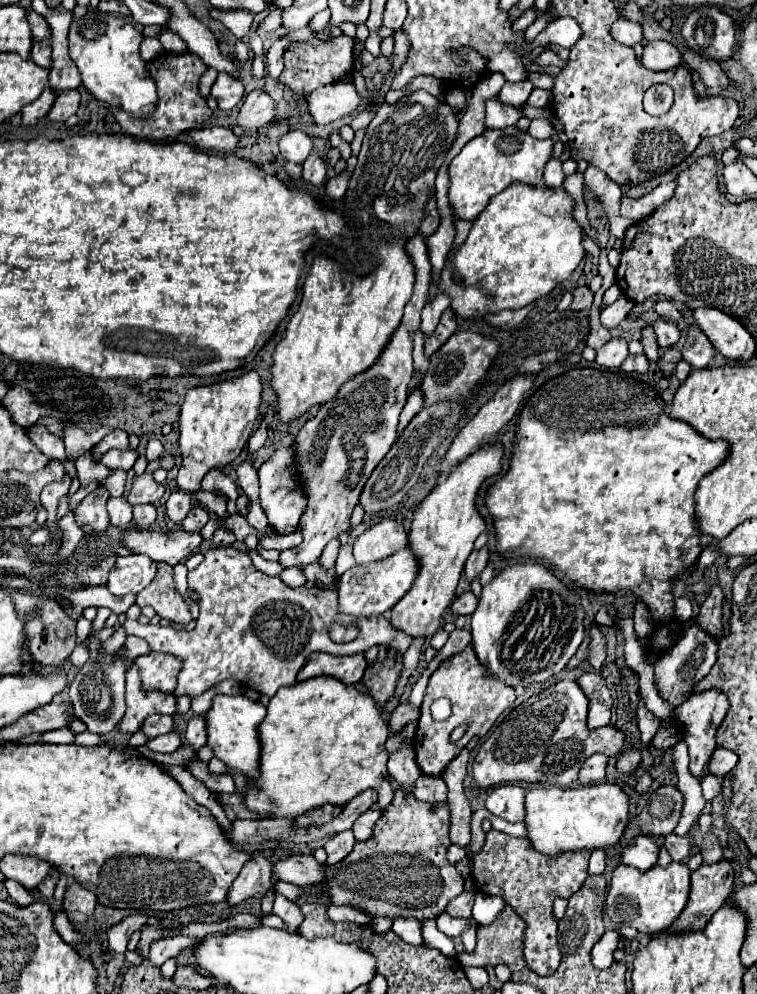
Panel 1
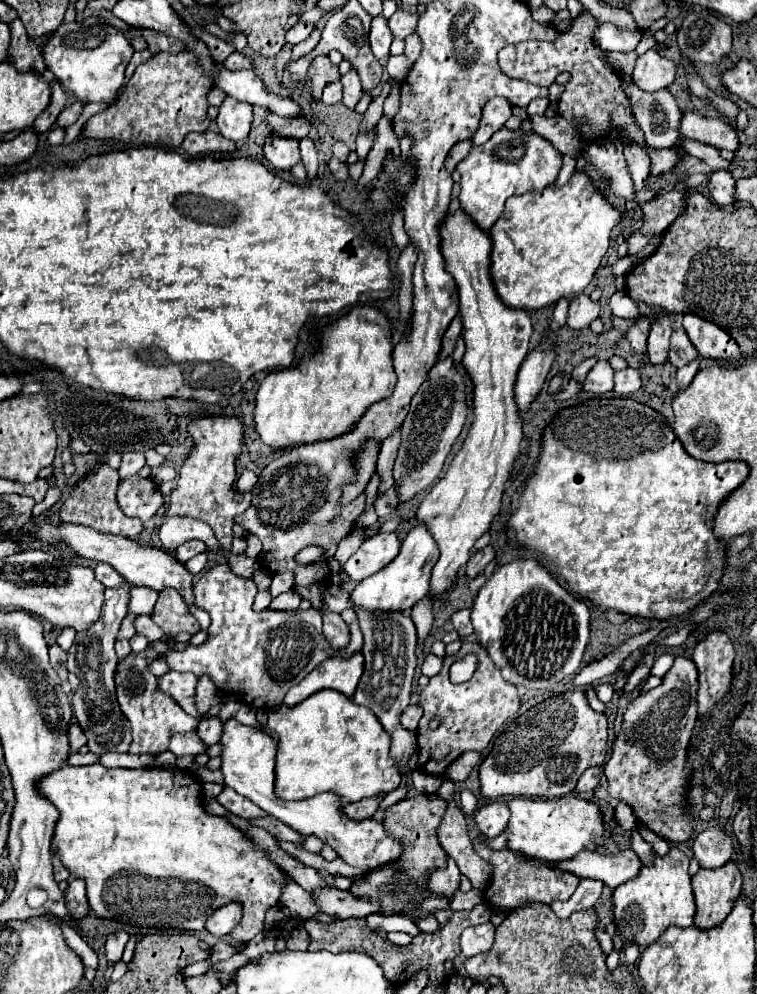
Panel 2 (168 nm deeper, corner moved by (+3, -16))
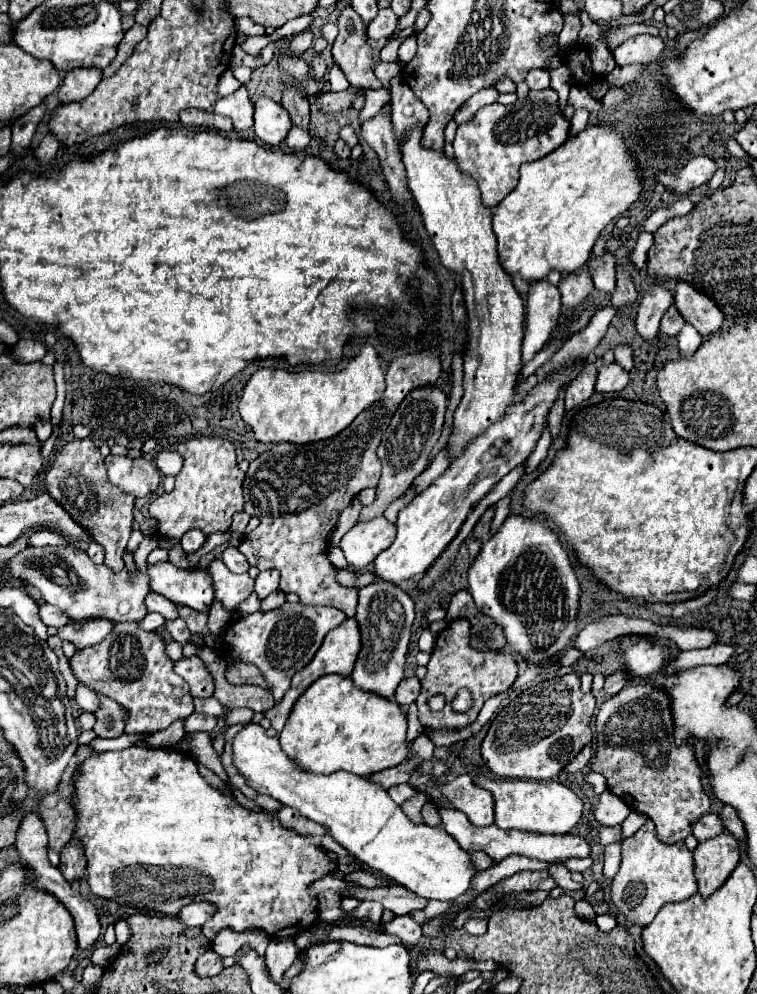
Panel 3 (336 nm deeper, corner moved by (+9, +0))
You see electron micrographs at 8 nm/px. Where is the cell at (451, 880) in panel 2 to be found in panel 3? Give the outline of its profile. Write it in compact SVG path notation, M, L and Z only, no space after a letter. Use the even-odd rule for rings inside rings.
M247 724L233 738L233 762L235 762L237 770L245 776L247 784L257 794L267 794L267 796L279 800L281 804L299 810L309 820L323 824L325 828L331 830L331 836L345 850L349 850L349 854L353 854L359 862L389 876L395 884L409 888L417 896L427 898L427 900L451 902L451 900L463 896L467 890L471 890L471 878L479 872L471 862L471 854L465 852L457 844L457 840L453 840L441 826L431 828L427 824L411 822L403 814L401 806L393 804L387 790L379 788L379 784L375 784L373 780L363 778L363 776L353 776L353 774L341 772L341 770L327 774L327 776L305 772L303 768L297 768L297 764L293 764L293 760L289 760L289 756L285 756L285 752L279 746L279 740L269 738L267 732L259 724Z

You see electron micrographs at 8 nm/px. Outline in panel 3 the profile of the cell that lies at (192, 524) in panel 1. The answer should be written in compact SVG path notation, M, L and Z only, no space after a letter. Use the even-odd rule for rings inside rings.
M189 530L183 538L181 538L181 546L185 552L193 554L193 552L199 552L201 546L205 544L205 534L201 530Z

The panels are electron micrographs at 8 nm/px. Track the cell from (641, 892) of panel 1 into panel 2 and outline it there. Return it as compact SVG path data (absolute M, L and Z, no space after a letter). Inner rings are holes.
M669 850L667 856L655 858L653 866L643 866L641 876L627 880L613 892L613 916L617 924L617 934L627 942L637 942L637 946L647 948L659 940L663 930L669 926L687 928L693 924L695 902L691 892L691 876L687 872L689 858L681 850Z

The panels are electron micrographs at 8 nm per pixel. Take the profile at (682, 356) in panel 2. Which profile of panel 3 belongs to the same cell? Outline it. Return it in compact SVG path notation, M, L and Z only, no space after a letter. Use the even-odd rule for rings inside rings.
M671 306L671 308L665 312L663 320L661 320L661 334L665 334L665 336L677 336L683 326L685 326L683 316L679 314L679 310L677 310L675 306Z

